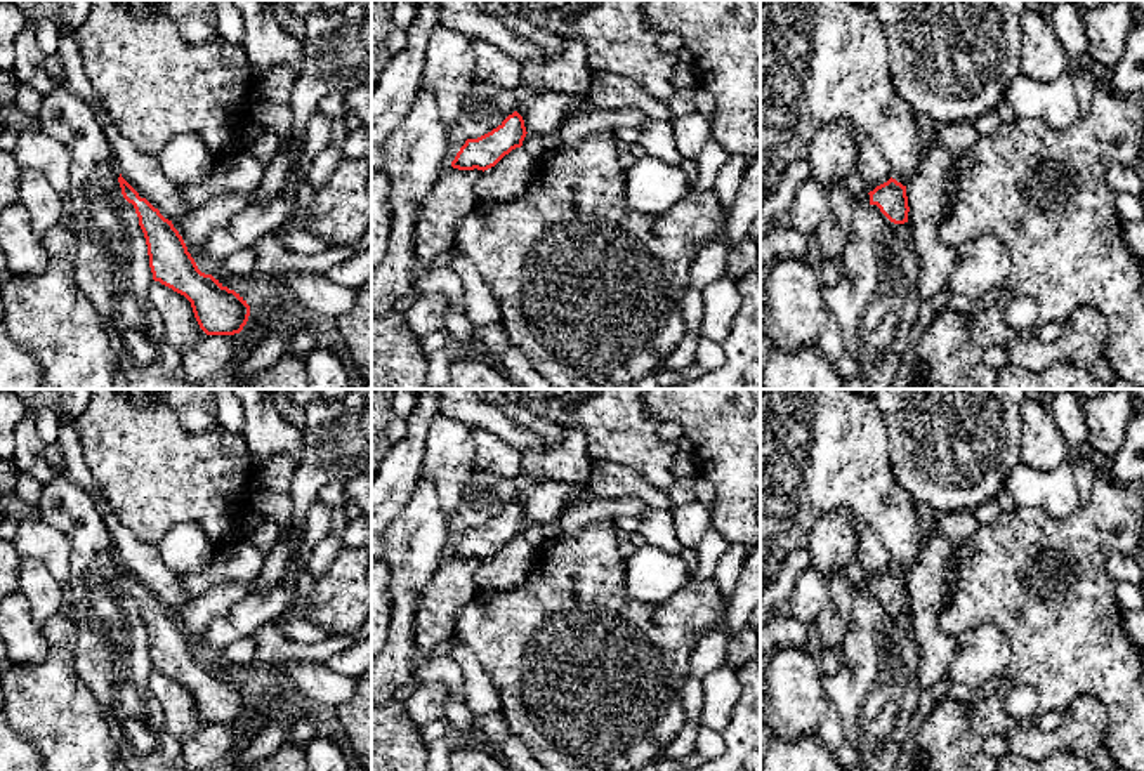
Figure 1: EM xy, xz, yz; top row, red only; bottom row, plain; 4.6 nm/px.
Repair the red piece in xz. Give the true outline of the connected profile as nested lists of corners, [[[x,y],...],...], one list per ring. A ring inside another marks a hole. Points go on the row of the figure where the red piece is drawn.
[[[514,111],[491,132],[477,139],[467,139],[451,161],[451,167],[484,172],[495,167],[512,149],[521,148],[526,134],[523,116]]]

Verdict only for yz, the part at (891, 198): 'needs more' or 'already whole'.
already whole

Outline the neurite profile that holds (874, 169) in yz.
[[[861,134],[854,144],[858,149],[854,167],[859,172],[865,191],[870,193],[892,177],[891,165],[871,137]]]

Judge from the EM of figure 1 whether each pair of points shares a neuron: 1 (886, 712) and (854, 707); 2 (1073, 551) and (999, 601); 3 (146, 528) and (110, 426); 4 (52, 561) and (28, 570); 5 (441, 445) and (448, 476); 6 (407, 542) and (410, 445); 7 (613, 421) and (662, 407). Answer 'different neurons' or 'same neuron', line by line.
1: same neuron
2: same neuron
3: same neuron
4: different neurons
5: same neuron
6: different neurons
7: different neurons

